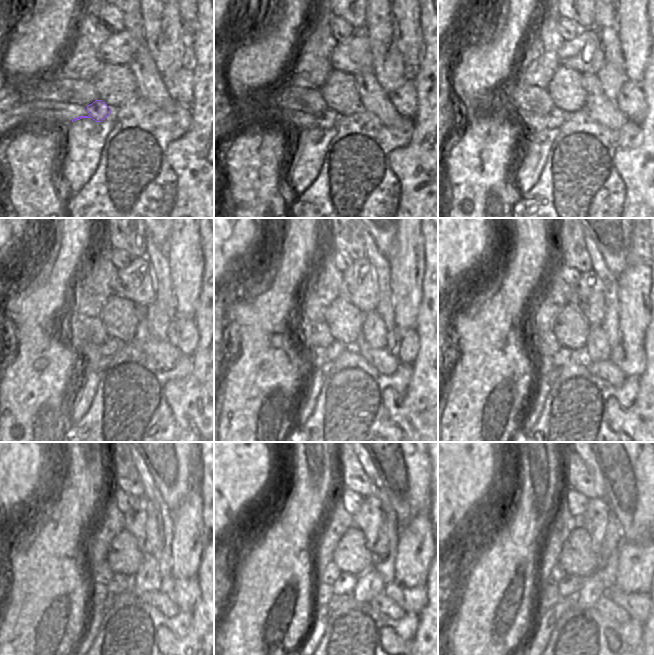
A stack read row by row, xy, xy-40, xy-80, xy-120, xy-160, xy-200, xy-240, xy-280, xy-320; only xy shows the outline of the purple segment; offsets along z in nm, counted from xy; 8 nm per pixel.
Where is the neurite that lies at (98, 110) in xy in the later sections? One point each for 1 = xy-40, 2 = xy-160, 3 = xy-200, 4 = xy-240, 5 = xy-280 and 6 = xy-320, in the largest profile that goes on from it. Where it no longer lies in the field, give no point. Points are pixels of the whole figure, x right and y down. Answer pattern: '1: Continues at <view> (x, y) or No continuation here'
1: Continues at xy-40 (330, 119)
2: Continues at xy-160 (319, 356)
3: Continues at xy-200 (564, 356)
4: Continues at xy-240 (119, 583)
5: Continues at xy-280 (345, 584)
6: Continues at xy-320 (570, 585).

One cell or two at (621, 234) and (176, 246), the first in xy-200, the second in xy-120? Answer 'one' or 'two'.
two

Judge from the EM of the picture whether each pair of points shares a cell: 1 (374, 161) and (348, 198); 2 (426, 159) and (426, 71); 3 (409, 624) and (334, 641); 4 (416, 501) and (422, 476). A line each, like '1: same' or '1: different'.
1: same
2: same
3: same
4: same

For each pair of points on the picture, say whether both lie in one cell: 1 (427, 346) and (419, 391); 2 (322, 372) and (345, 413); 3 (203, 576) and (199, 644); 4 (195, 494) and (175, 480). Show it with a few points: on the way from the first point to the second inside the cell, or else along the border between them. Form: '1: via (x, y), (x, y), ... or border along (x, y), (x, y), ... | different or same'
1: via (427, 357), (427, 365), (421, 371), (423, 380) | same
2: border along (333, 362), (321, 392), (316, 399) | different
3: via (203, 593), (203, 627) | same
4: border along (200, 482), (189, 491), (176, 509) | different

